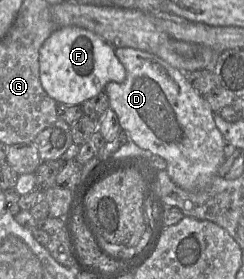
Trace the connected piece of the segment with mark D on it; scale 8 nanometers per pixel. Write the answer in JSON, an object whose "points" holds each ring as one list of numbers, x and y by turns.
{"points":[[128,47,116,48,114,53,124,66,126,77,122,83,107,83,104,91,109,98,109,107,118,117,121,129,140,148,162,157,167,163,169,177,179,187,188,191,203,189,217,175,218,169,226,160,224,137,215,125,214,113,209,104,188,82,185,73,156,55]]}

